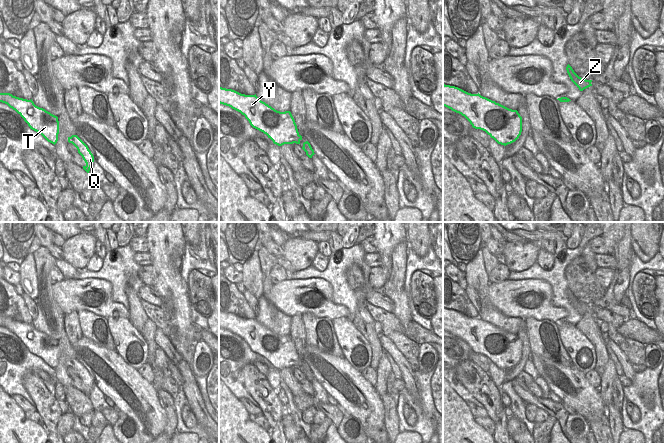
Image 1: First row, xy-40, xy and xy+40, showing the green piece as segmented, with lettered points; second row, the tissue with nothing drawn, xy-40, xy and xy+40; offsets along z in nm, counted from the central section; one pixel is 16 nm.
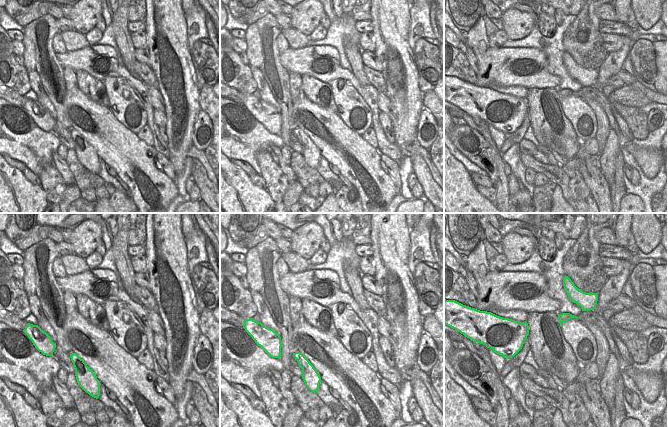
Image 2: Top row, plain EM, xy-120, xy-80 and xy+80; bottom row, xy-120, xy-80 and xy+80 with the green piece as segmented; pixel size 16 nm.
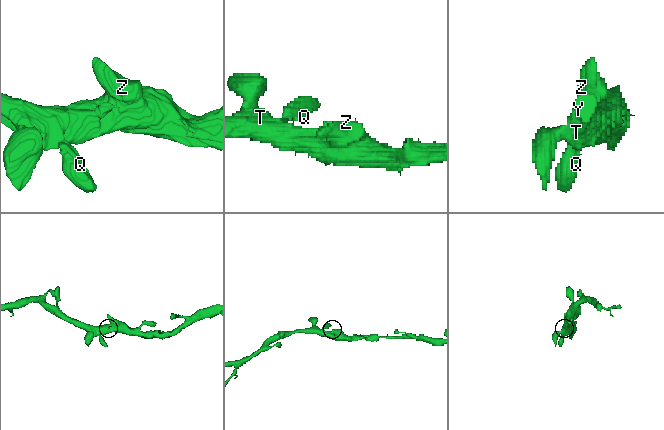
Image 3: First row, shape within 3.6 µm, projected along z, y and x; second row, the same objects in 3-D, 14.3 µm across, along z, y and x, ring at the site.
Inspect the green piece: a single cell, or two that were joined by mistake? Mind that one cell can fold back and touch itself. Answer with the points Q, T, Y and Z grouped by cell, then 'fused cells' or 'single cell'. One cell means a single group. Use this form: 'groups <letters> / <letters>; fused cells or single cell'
groups Q T Y Z; single cell

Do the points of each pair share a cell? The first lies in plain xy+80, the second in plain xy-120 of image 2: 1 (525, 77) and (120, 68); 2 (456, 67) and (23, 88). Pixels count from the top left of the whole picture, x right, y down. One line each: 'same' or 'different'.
1: same
2: same

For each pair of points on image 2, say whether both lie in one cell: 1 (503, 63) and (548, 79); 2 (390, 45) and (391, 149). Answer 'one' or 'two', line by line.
1: one
2: two

